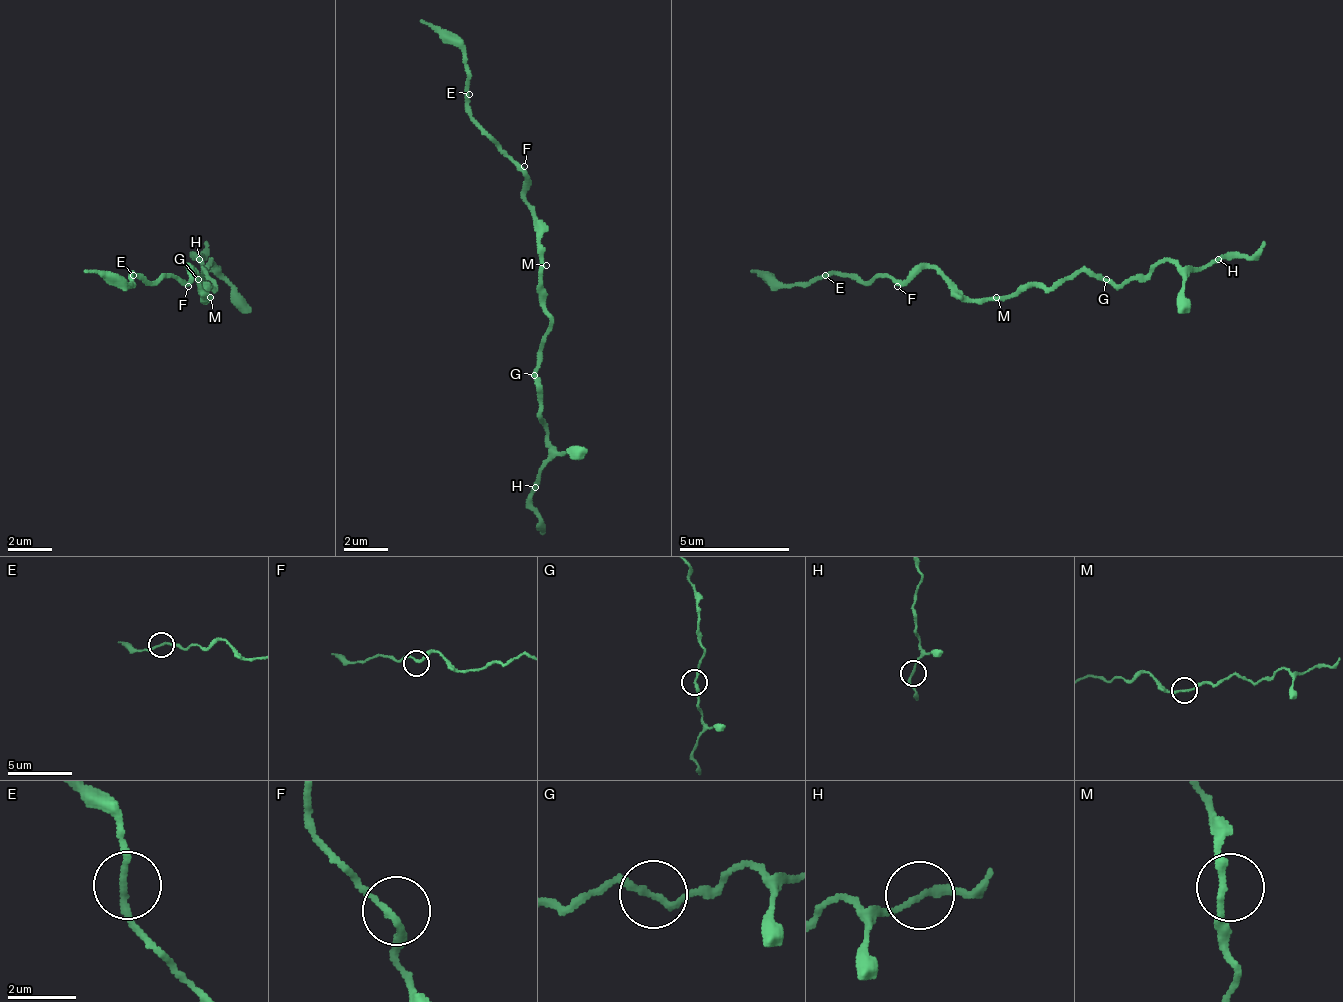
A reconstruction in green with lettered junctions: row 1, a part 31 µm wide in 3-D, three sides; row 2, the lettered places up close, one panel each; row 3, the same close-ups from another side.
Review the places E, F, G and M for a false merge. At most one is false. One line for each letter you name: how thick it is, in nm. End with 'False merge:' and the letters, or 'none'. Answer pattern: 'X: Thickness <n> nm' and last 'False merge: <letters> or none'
False merge: none

